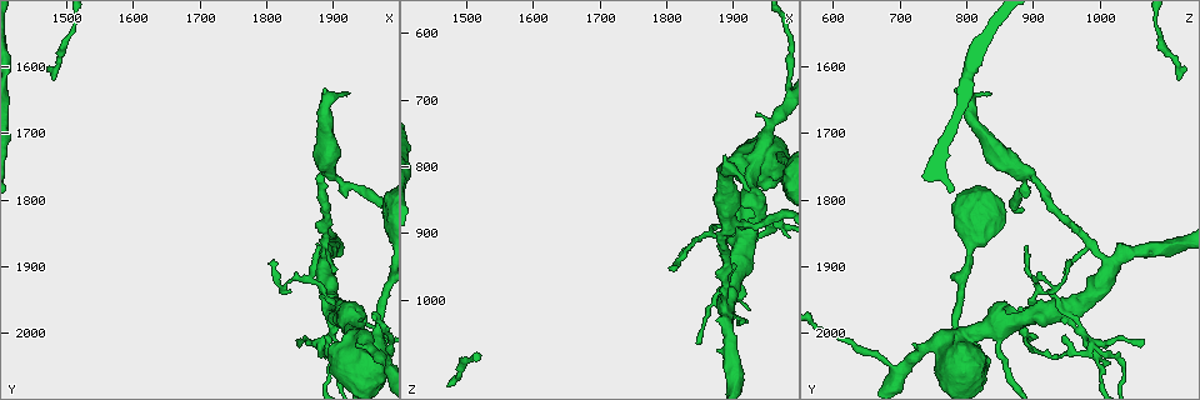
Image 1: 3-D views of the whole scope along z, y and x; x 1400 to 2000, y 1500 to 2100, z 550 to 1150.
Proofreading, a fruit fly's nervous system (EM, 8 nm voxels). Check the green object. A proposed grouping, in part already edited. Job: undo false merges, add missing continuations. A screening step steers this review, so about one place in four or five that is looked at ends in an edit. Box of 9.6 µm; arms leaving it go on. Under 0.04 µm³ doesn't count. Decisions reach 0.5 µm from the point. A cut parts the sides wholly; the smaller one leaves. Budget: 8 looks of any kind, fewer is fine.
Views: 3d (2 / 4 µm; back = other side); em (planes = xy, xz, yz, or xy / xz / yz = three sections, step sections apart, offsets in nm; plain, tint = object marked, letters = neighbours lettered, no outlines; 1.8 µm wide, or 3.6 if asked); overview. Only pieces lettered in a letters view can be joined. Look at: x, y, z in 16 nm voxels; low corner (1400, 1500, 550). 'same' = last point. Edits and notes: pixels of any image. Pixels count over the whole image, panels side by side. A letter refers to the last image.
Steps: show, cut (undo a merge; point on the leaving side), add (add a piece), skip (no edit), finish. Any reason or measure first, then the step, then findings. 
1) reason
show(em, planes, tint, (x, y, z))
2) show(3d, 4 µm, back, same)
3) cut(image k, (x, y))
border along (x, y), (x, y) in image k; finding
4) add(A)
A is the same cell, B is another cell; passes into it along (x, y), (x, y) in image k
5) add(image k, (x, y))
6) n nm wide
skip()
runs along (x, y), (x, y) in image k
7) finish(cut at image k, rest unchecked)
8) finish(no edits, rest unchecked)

branch stops here
show(3d, 2 µm, back, (1875, 1870, 890))

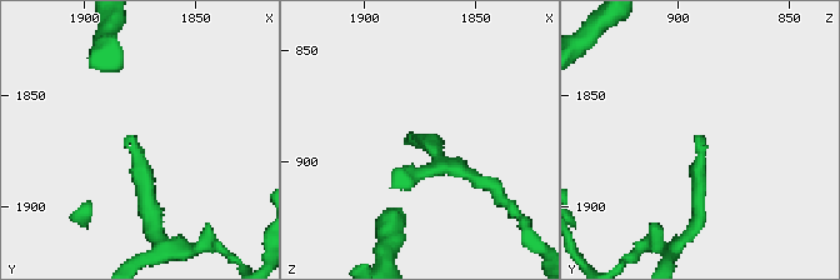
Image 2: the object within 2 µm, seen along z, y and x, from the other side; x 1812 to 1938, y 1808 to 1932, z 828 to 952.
show(em, yz, step 4, letters, (1877, 1868, 889))

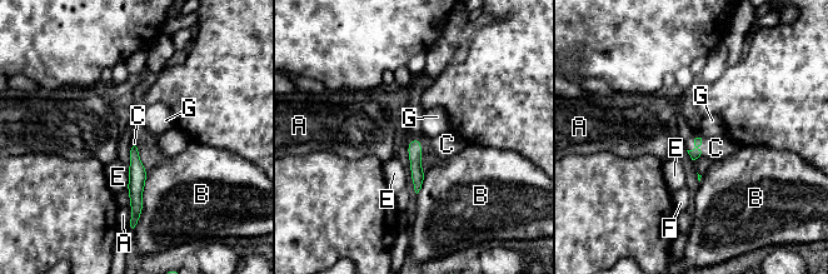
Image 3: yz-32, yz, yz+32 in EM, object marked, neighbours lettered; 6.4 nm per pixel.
another direction
show(em, planes, letters, same)

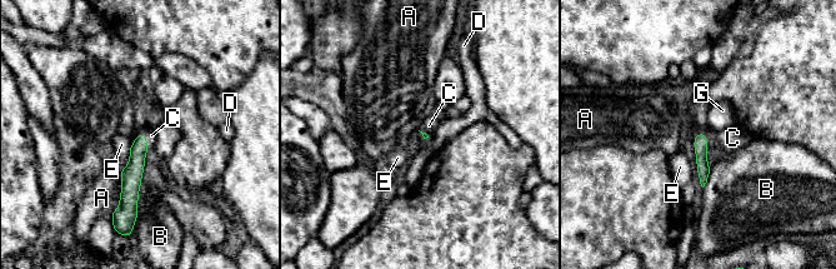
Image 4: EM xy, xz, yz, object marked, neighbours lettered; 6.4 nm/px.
skip()
A, B, C, D, E and G are other cells; border along (138, 131), (146, 134), (149, 148) in image 4; no lettered piece goes on from it

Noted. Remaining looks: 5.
side arm on a straight run
show(em, planes, letters, (1905, 1965, 955))

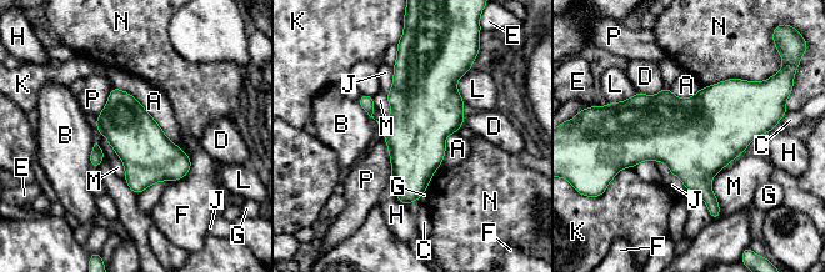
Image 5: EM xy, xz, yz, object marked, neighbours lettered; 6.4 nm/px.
340 nm wide
skip()
A, B, C, D, E, F, G, H, J, K, L, M, N and P are other cells; border along (724, 166), (711, 181), (718, 218) in image 5; all the same neuron

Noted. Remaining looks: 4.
tapers out
show(em, planes, letters, (1845, 2015, 1070))

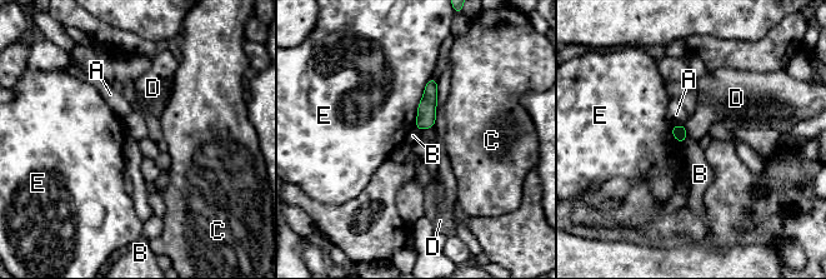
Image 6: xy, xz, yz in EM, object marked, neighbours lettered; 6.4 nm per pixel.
skip()
A, B, C, D and E are other cells; border along (685, 126), (687, 134) in image 6; no lettered piece goes on from it

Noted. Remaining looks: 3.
finish(no edits, rest unchecked)

